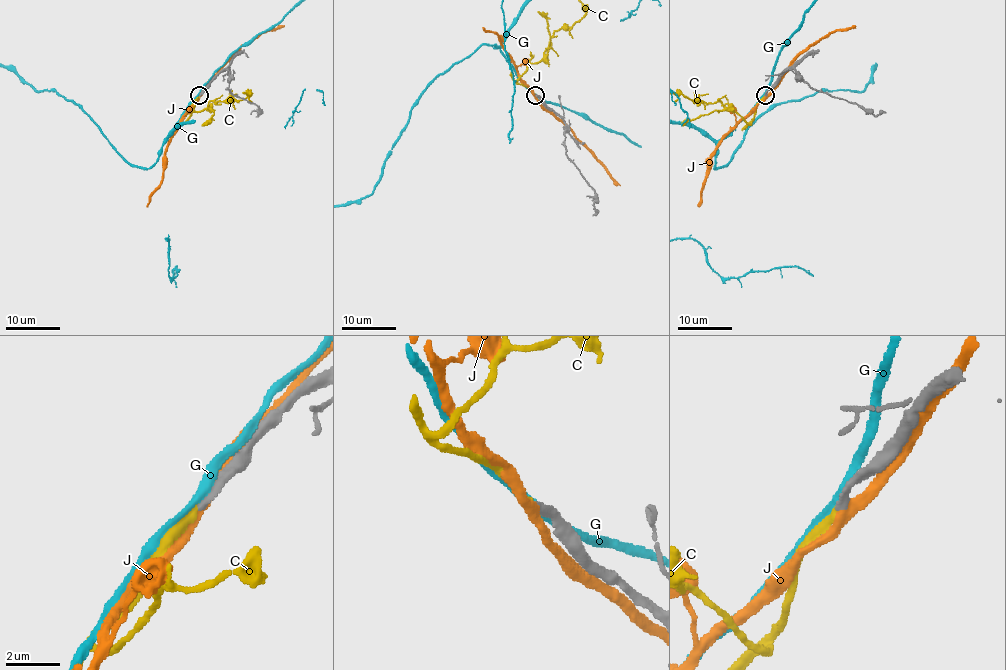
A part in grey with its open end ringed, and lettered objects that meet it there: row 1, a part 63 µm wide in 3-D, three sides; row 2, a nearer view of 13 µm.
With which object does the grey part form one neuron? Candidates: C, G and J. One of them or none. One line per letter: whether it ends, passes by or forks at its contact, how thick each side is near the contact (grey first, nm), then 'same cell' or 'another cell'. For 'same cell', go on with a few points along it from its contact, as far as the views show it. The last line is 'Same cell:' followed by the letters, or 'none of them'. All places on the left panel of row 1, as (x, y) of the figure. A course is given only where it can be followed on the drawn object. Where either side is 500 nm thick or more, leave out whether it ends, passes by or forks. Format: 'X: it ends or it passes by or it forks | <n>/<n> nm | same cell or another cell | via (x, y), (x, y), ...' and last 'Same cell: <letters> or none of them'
C: it ends | 320/200 nm | same cell
G: it passes by | 400/320 nm | another cell
J: it passes by | 340/340 nm | another cell
Same cell: C

